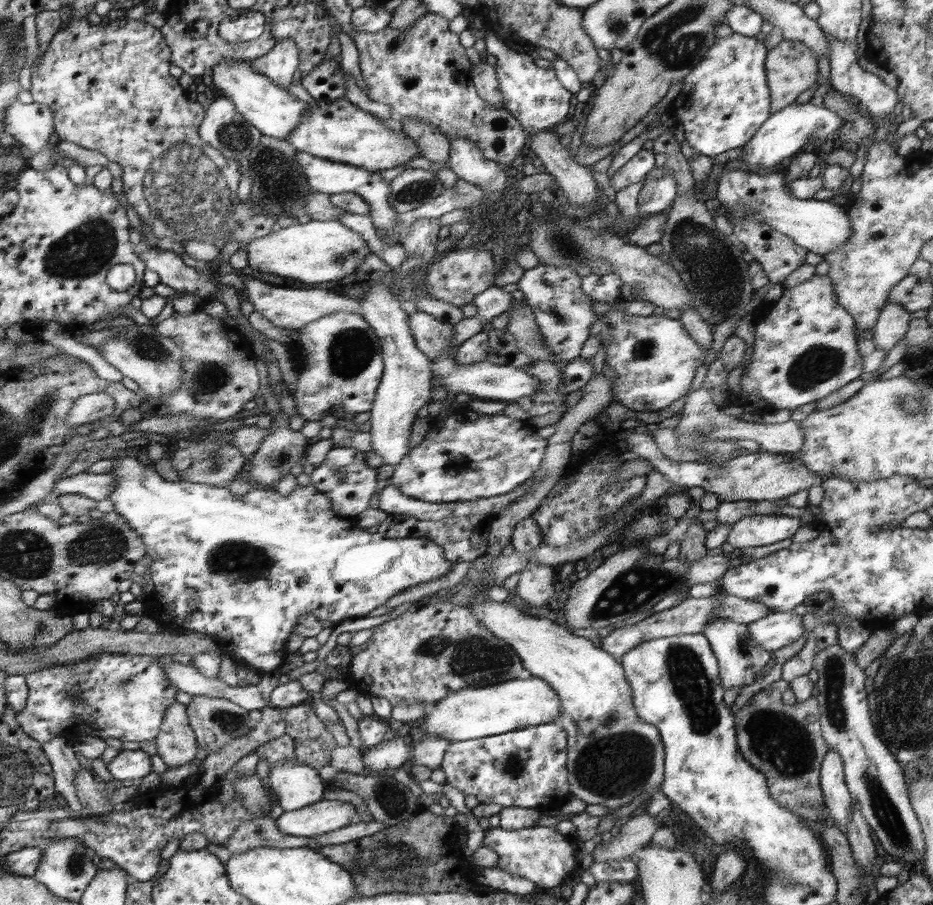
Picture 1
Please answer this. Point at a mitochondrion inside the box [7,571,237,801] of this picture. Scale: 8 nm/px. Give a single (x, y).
(118, 683)

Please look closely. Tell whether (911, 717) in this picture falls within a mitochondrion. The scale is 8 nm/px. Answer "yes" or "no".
yes

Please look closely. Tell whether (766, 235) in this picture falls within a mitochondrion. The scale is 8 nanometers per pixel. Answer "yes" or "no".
no

